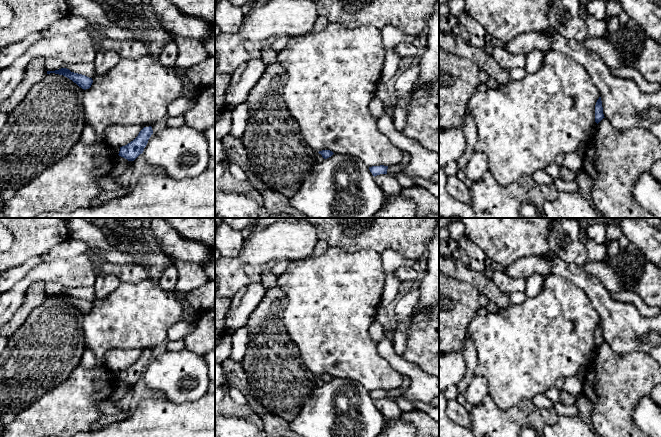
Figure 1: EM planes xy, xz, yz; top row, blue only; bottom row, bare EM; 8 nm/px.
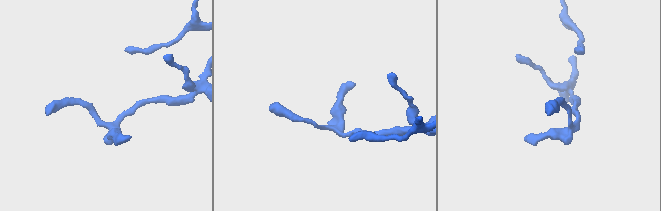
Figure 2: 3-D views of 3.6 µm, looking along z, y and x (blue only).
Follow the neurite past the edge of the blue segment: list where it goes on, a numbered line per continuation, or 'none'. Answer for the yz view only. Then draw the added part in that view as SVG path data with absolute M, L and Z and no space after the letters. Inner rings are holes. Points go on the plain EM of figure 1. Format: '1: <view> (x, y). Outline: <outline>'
none

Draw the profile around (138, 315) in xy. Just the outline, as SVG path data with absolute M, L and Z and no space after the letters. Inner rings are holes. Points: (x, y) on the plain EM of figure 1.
M146 278L137 283L121 283L115 291L106 298L98 298L92 301L93 307L89 313L84 314L83 330L85 338L85 350L91 350L96 359L97 366L105 364L105 355L112 349L142 349L149 351L168 340L168 329L181 321L184 308L176 299L175 292L165 291L160 284Z

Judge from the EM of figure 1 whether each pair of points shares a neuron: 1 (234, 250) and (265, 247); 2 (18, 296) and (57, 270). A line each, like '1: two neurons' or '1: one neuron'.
1: two neurons
2: one neuron

